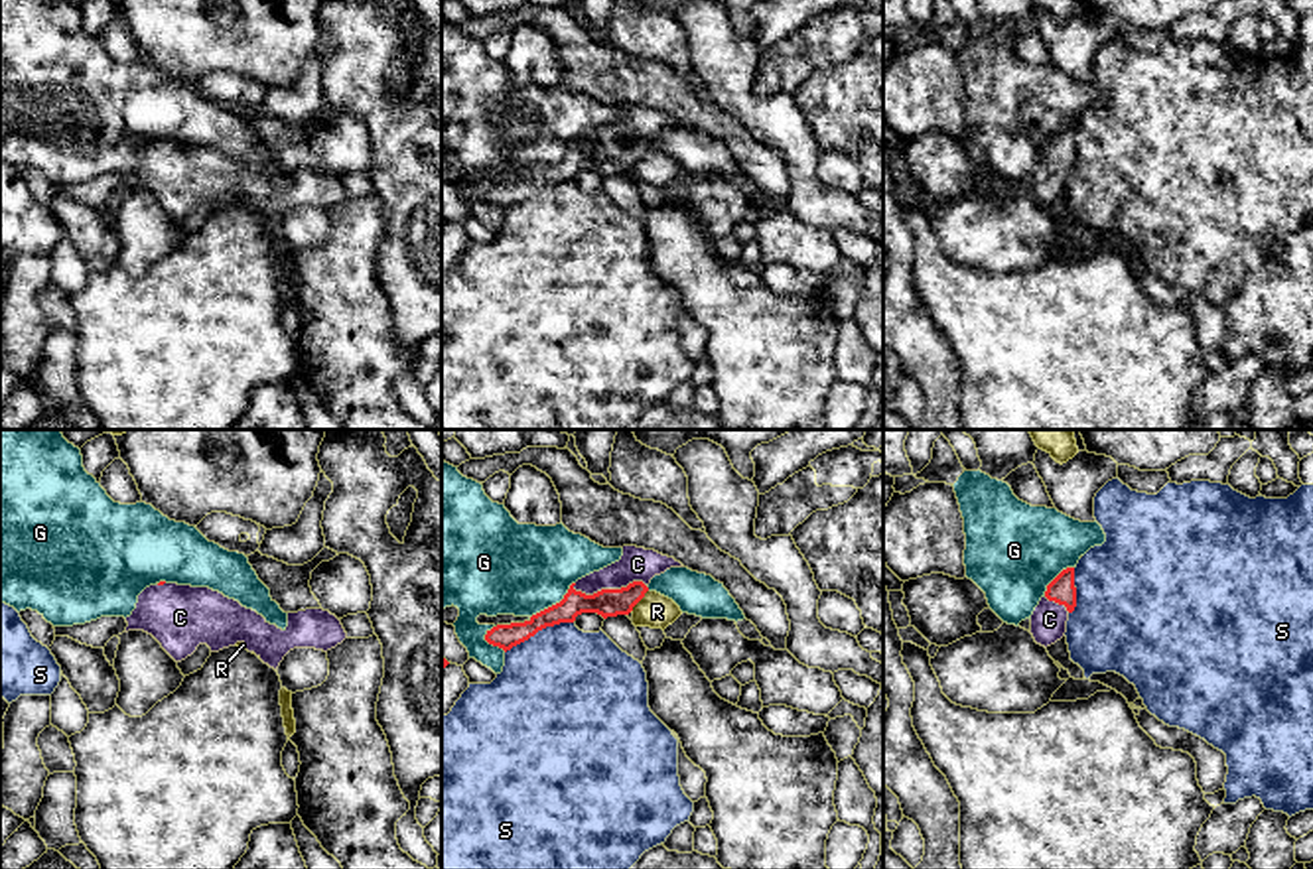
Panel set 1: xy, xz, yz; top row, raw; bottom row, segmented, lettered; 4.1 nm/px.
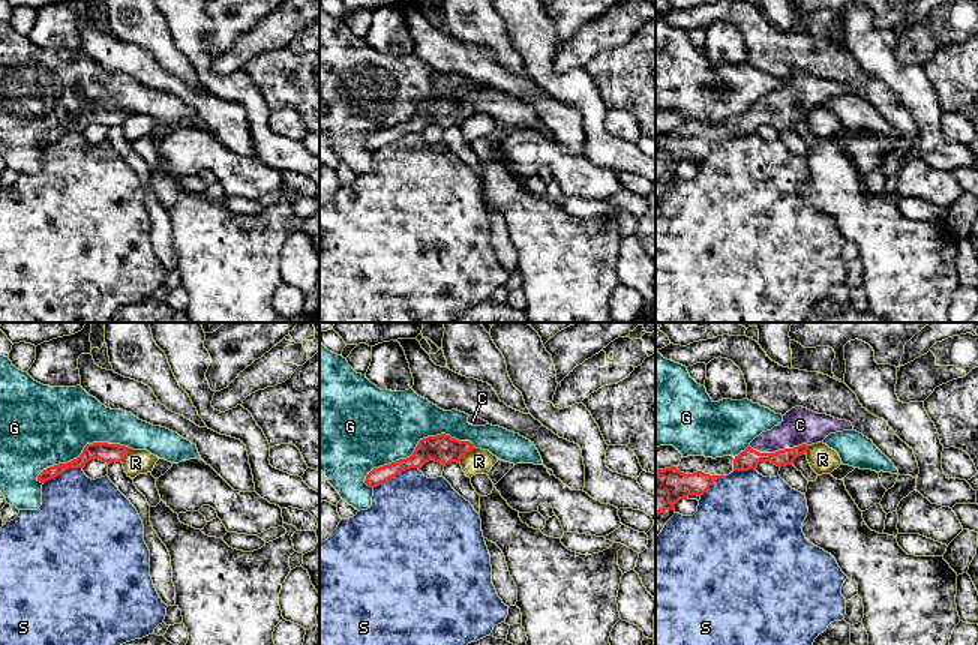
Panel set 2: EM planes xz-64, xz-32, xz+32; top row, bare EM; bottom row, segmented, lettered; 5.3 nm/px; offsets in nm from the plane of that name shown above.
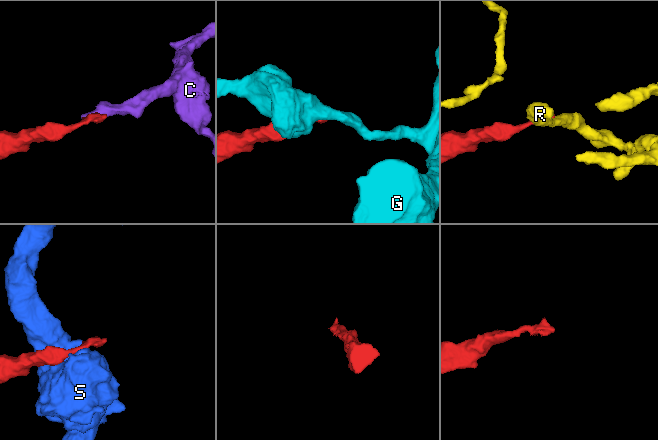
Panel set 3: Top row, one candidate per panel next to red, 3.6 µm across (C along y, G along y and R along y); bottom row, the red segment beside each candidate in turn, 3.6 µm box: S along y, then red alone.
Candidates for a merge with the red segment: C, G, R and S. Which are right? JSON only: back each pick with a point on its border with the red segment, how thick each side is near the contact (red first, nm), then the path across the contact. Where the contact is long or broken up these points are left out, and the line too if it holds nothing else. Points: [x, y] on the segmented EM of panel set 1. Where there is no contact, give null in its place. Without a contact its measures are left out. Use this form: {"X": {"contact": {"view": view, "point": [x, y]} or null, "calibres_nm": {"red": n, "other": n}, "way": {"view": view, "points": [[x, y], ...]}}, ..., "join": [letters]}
{"C": {"contact": {"view": "xz", "point": [608, 590]}, "calibres_nm": {"red": 110, "other": 140}, "way": {"view": "xz", "points": [[608, 601], [608, 590], [637, 564]]}}, "join": ["C"]}

